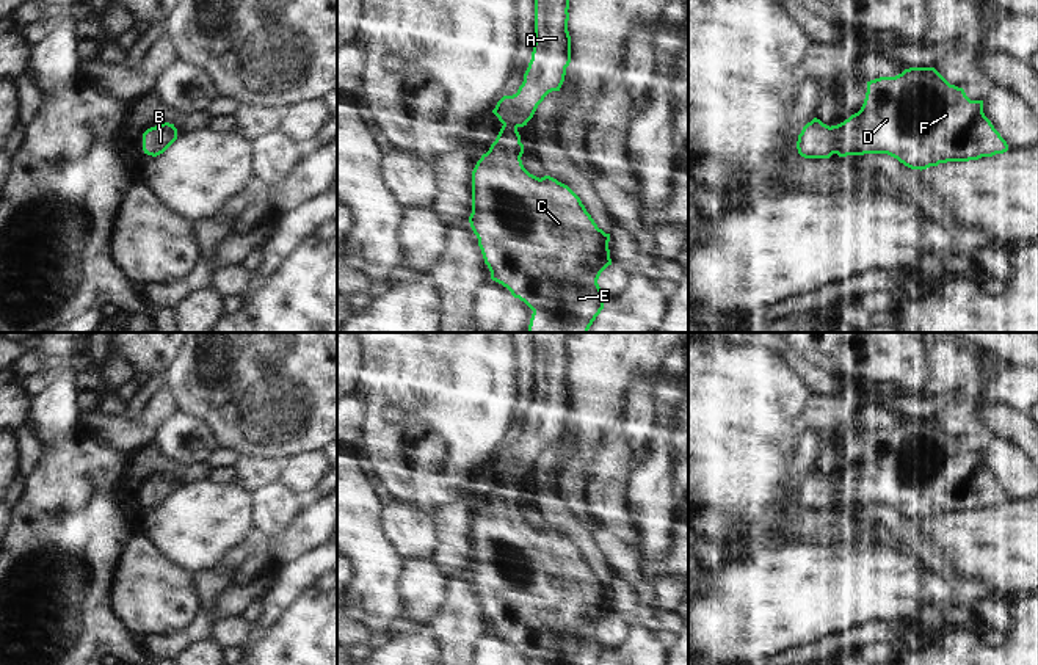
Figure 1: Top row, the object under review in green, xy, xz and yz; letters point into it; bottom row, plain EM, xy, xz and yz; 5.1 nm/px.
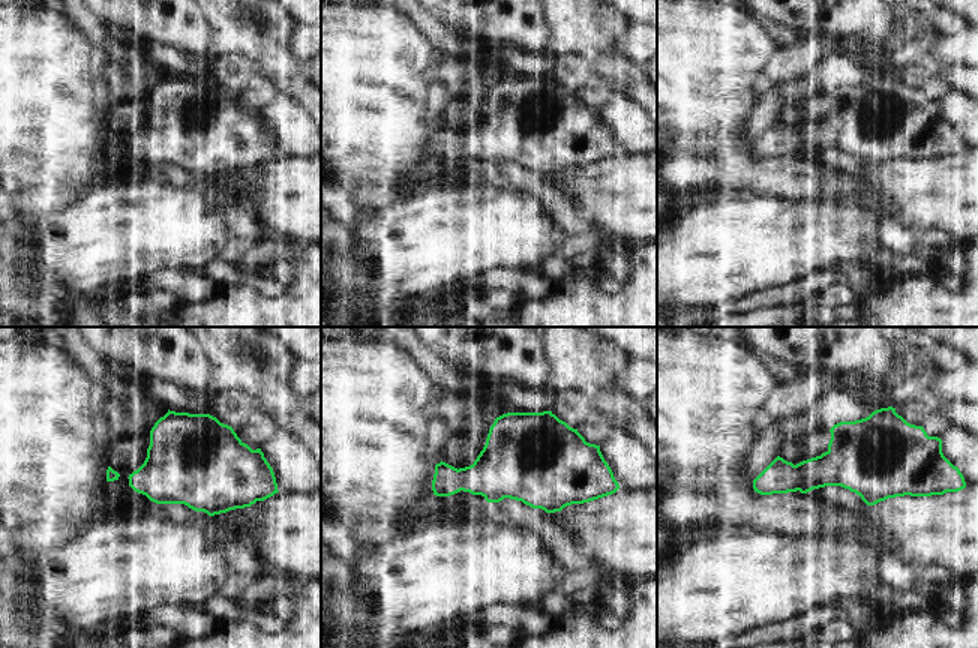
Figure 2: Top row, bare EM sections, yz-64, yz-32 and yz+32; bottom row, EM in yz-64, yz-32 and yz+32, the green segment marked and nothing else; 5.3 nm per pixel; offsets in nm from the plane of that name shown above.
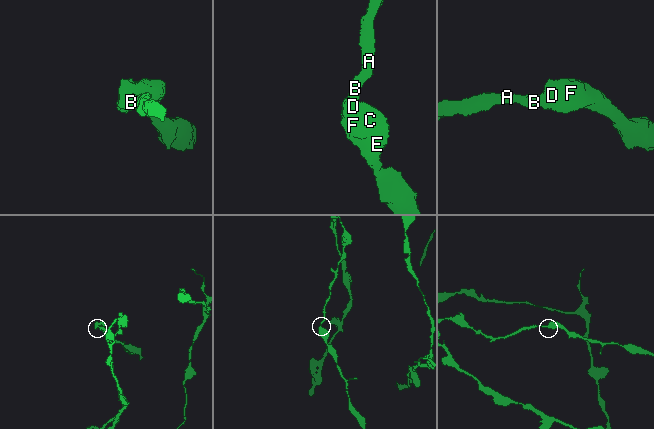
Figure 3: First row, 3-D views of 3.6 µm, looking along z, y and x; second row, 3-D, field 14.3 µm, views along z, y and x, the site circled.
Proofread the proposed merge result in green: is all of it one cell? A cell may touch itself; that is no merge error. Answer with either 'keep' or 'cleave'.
keep

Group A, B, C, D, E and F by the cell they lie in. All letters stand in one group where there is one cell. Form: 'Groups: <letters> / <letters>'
Groups: A B C D E F

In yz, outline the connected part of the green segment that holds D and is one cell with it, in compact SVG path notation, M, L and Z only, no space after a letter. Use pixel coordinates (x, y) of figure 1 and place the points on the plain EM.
M909 419L895 428L867 433L861 461L837 477L814 469L797 492L804 510L887 505L911 521L947 513L969 513L1008 502L1007 492L983 464L983 452L971 452L963 439L950 436L935 419Z

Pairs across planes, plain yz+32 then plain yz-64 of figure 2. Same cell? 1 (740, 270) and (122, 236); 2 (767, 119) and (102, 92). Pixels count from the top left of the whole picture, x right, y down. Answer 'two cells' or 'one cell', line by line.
1: one cell
2: one cell

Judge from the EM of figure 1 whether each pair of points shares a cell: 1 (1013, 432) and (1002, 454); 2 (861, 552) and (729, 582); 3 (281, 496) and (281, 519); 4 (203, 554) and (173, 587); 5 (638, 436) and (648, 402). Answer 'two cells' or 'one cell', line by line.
1: two cells
2: one cell
3: one cell
4: two cells
5: one cell

